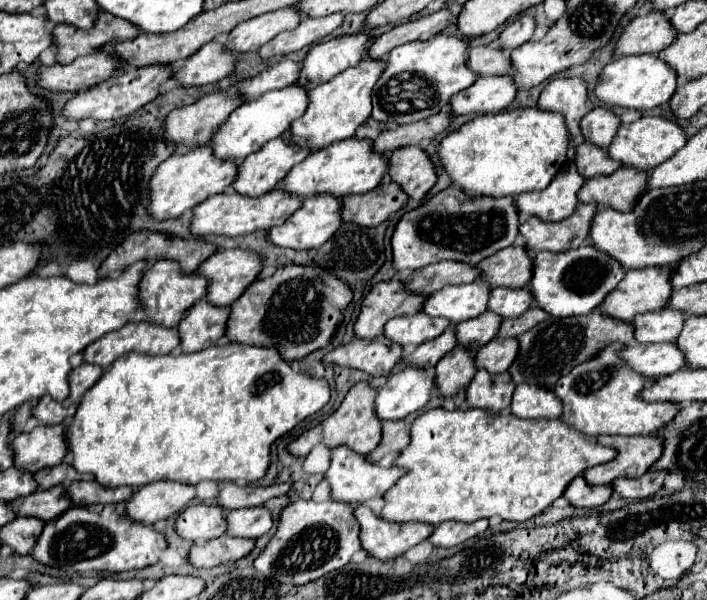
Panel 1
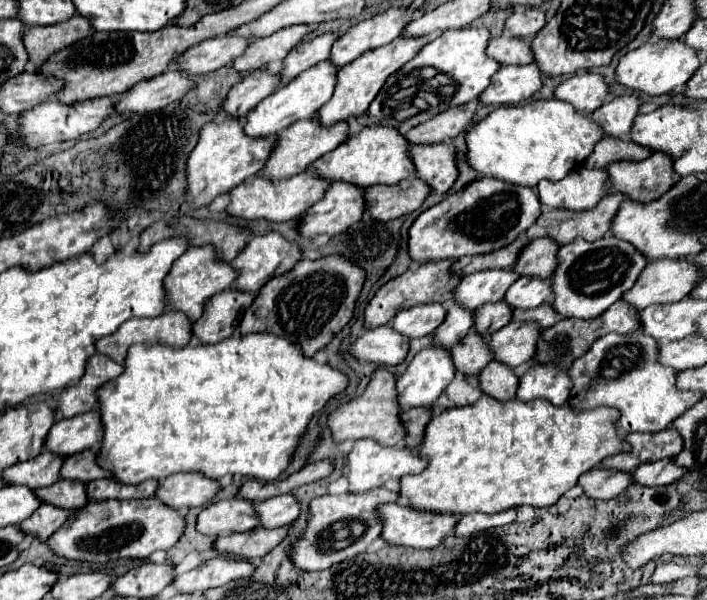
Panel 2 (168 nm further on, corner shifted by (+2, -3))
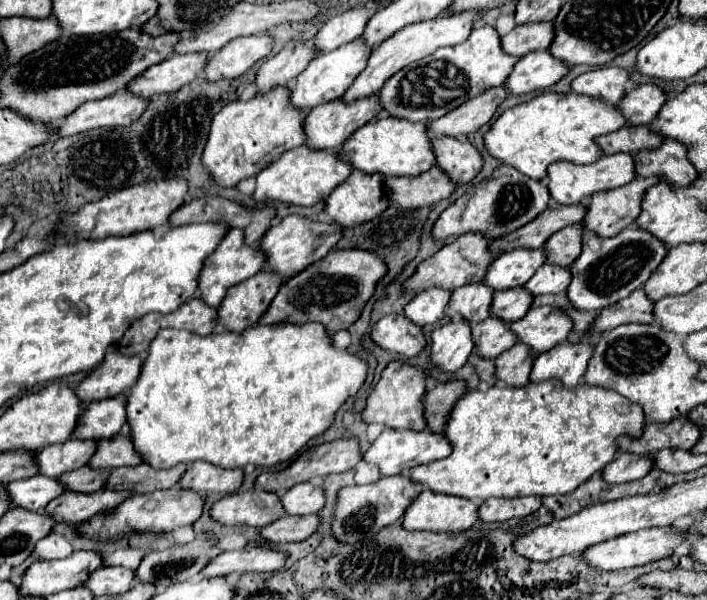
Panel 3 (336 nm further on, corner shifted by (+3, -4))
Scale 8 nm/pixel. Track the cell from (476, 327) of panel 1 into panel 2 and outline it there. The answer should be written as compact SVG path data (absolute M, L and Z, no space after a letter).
M504 299L498 303L484 303L484 307L474 311L474 319L474 329L486 337L512 321L512 307Z

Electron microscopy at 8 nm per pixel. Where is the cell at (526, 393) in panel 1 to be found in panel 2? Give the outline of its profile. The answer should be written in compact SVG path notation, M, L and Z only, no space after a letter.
M528 367L524 375L520 377L520 387L516 391L516 397L520 401L532 401L532 399L548 399L554 405L566 403L570 395L570 375L568 369L562 371L562 367Z

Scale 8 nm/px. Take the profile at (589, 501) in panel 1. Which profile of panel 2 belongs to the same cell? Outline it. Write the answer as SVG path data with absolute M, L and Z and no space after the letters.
M596 467L582 475L578 483L592 499L612 499L632 485L632 475L626 471L606 471L606 467Z

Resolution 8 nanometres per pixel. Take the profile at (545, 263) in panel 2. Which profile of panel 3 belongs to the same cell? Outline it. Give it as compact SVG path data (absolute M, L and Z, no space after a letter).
M567 226L565 230L559 230L557 234L553 234L547 242L545 242L545 262L547 264L555 264L555 266L569 266L573 264L573 260L577 260L579 252L581 252L581 228L575 226Z

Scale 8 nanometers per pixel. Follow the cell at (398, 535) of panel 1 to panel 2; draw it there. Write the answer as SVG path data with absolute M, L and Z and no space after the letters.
M398 503L378 507L384 523L382 537L388 543L430 549L438 547L440 541L454 529L456 515L430 515L430 511L410 511Z

